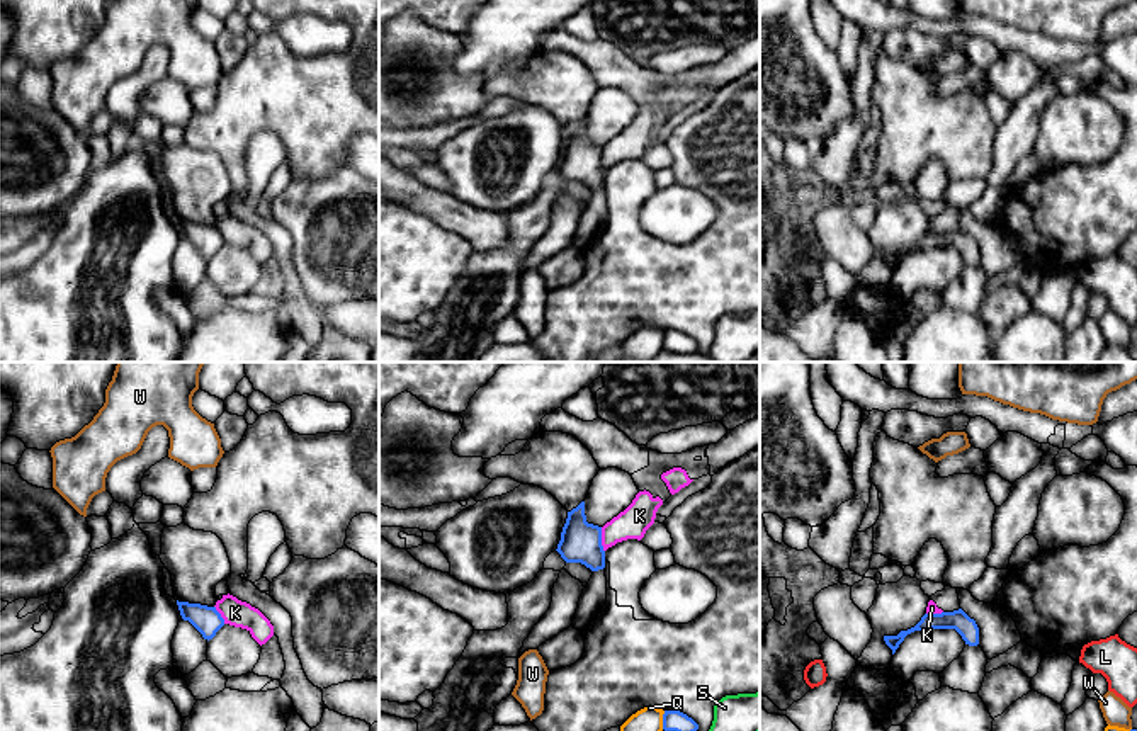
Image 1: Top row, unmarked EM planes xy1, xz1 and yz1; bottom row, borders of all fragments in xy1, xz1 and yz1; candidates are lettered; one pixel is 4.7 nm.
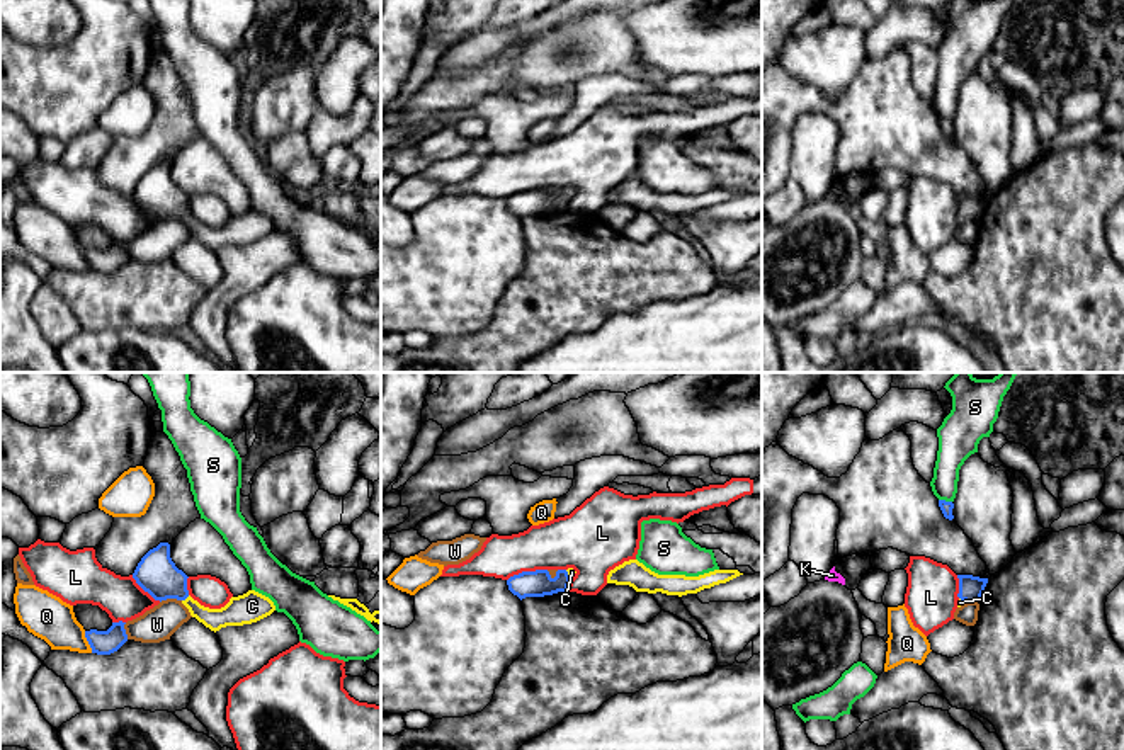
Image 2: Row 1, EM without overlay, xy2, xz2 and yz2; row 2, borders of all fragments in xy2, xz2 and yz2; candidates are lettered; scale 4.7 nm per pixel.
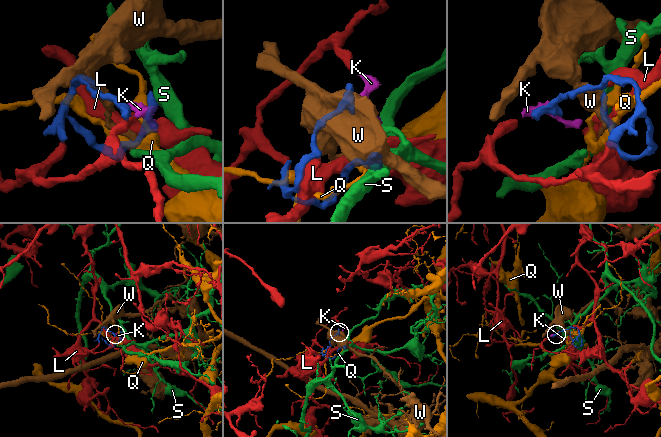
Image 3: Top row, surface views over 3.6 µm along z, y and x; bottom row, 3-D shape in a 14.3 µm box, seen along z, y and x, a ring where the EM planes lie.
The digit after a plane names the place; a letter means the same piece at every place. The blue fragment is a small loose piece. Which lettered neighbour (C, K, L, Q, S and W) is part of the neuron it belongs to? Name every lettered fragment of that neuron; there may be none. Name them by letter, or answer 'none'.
C

